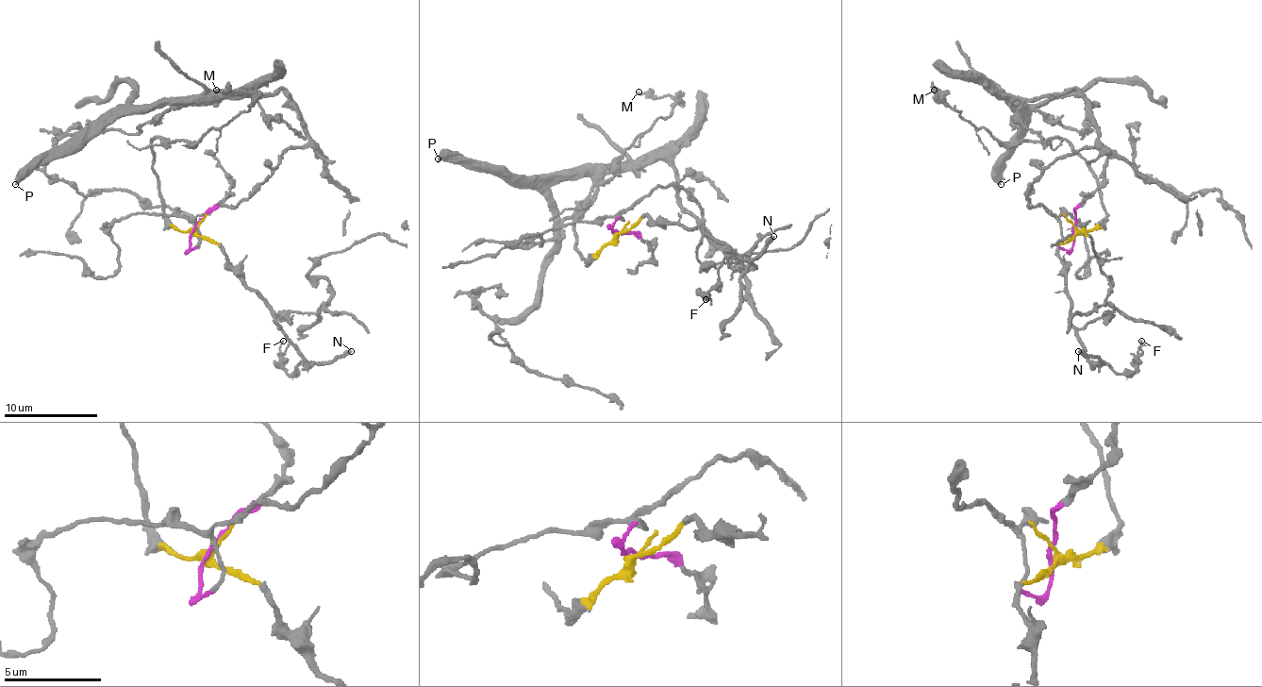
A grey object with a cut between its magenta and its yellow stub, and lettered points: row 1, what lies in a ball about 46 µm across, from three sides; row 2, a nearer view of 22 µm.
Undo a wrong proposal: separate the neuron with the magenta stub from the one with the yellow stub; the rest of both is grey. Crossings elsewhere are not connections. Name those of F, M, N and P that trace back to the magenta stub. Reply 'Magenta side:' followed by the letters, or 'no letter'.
Magenta side: P

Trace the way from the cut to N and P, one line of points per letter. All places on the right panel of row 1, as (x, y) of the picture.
N: (1074, 229), (1057, 253), (1070, 302), (1070, 326), (1090, 360), (1100, 363), (1079, 351)
P: (1074, 229), (1065, 250), (1027, 190), (1095, 142), (1076, 91), (1002, 97), (1018, 114), (1002, 185)

